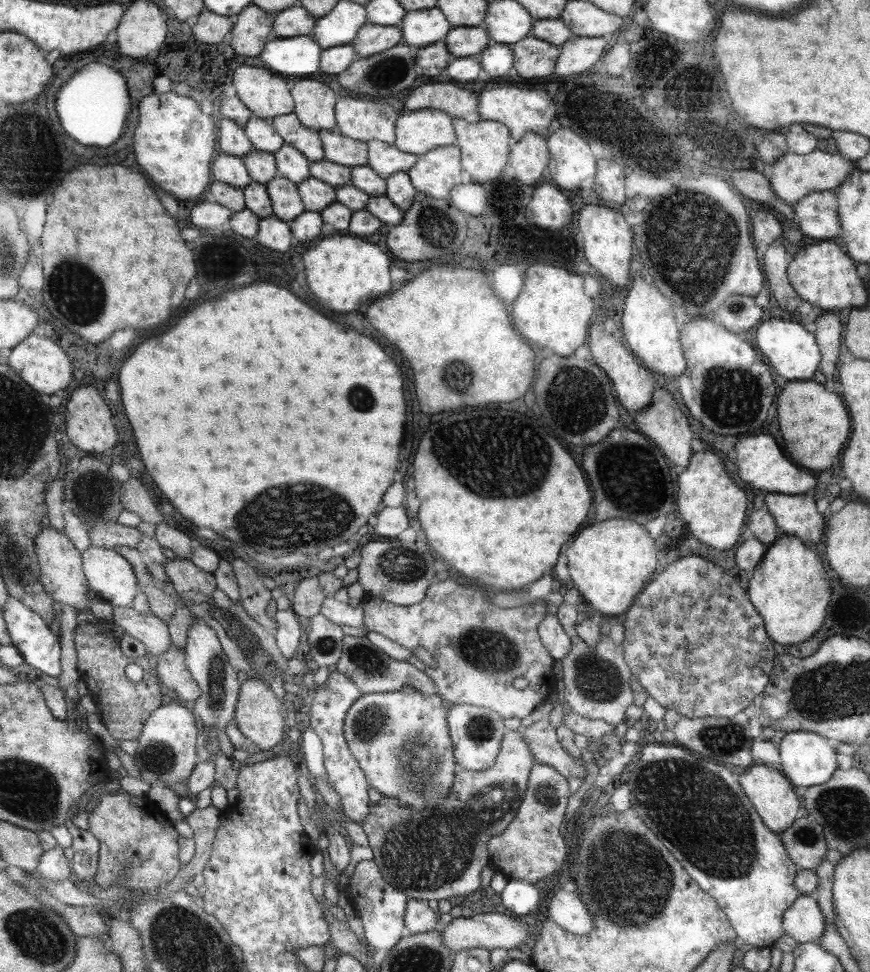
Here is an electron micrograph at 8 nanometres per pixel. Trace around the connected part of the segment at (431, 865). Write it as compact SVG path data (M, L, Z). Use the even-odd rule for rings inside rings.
M509 732L501 744L501 754L494 766L484 771L472 771L459 767L454 787L434 807L422 812L402 807L396 797L382 797L379 803L370 804L370 813L364 819L363 829L373 850L373 860L382 878L401 890L409 899L423 901L442 900L450 896L466 896L471 892L482 892L482 872L490 868L490 839L502 834L517 816L529 786L529 776L536 763L521 732Z

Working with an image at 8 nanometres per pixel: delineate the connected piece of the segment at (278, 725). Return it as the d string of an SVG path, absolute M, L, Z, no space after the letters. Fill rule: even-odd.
M248 677L243 681L235 721L240 732L264 751L284 742L286 724L280 700L260 678Z

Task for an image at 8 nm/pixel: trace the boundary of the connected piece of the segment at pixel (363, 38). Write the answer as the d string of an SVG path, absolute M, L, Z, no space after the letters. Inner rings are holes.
M367 22L364 27L358 31L357 38L351 45L357 57L366 58L388 51L396 47L404 38L404 33L398 26L378 26Z

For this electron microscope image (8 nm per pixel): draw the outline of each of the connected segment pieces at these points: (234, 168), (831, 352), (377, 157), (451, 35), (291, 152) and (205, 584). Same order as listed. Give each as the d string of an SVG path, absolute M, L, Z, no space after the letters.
M220 153L213 164L215 180L244 191L253 182L245 161L241 157Z
M824 314L815 320L818 328L817 343L821 345L821 370L826 378L832 378L838 370L838 354L842 344L842 324L836 316Z
M370 140L369 146L370 168L380 177L388 179L398 172L408 173L420 158L417 154L402 152L392 144L386 144L380 140Z
M484 26L452 27L444 40L454 58L481 54L490 42L489 32Z
M284 143L274 156L279 176L292 180L294 184L300 184L310 178L310 161L294 146Z
M170 559L164 563L164 568L179 594L194 591L211 598L211 593L217 588L214 574L202 571L190 559Z

